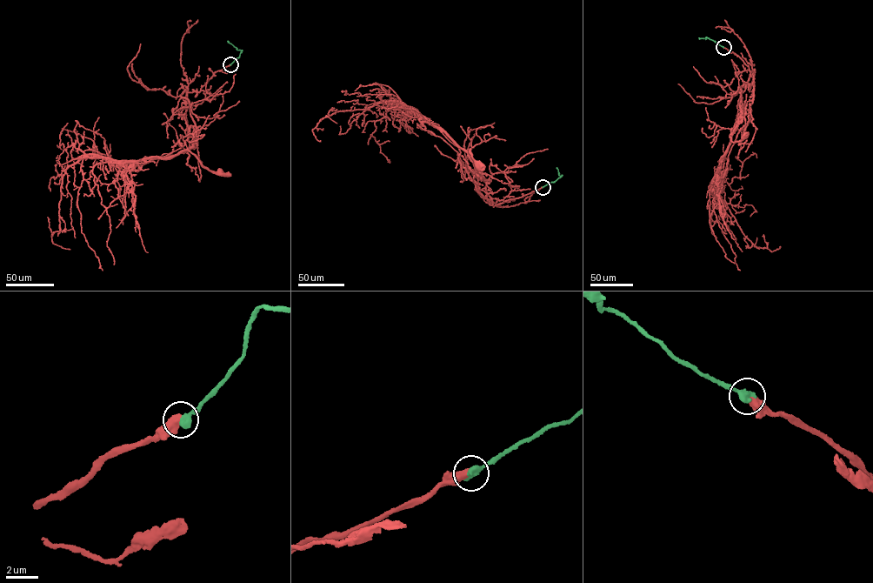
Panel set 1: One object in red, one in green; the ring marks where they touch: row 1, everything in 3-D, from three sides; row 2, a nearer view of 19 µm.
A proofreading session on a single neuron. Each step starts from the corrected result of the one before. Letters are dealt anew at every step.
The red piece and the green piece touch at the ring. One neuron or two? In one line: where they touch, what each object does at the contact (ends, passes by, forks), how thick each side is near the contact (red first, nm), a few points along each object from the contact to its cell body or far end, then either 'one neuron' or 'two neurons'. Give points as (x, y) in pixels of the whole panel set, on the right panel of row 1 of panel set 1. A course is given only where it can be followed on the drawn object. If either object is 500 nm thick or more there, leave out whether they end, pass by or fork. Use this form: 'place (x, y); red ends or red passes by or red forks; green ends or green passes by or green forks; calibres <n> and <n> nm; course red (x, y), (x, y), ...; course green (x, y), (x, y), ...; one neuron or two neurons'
place (723, 47); calibres 550 and 480 nm; course red (723, 47), (741, 58), (750, 72), (738, 88), (741, 117), (729, 136), (733, 142), (744, 135); course green (723, 47), (708, 37), (699, 37); two neurons

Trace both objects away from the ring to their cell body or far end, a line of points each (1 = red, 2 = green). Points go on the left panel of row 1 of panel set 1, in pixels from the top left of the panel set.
1: (230, 64), (213, 73), (199, 91), (180, 96), (196, 126), (187, 149), (207, 170), (220, 171)
2: (230, 64), (238, 57), (241, 50), (227, 40)

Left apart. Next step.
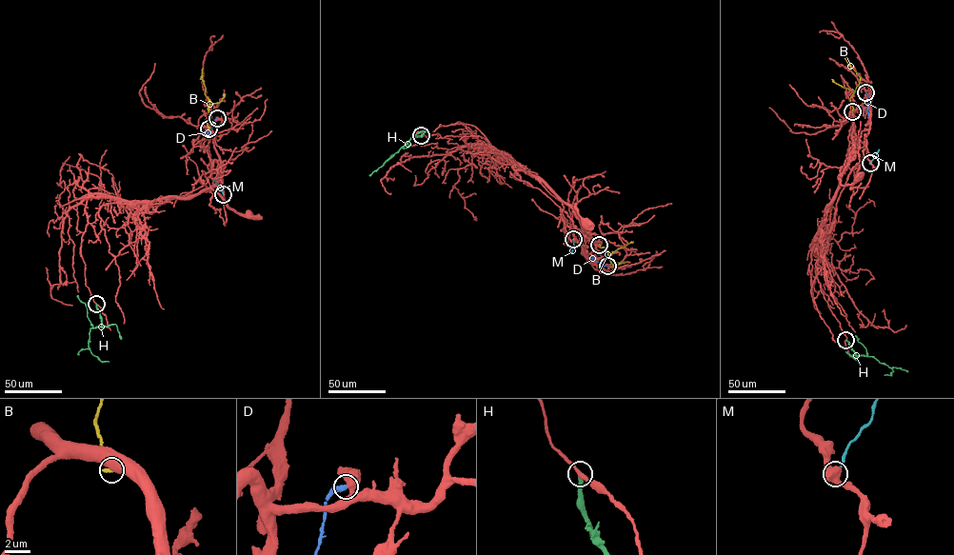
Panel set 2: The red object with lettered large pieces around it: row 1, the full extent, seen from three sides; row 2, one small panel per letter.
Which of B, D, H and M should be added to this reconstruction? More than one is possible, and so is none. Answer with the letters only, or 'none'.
none

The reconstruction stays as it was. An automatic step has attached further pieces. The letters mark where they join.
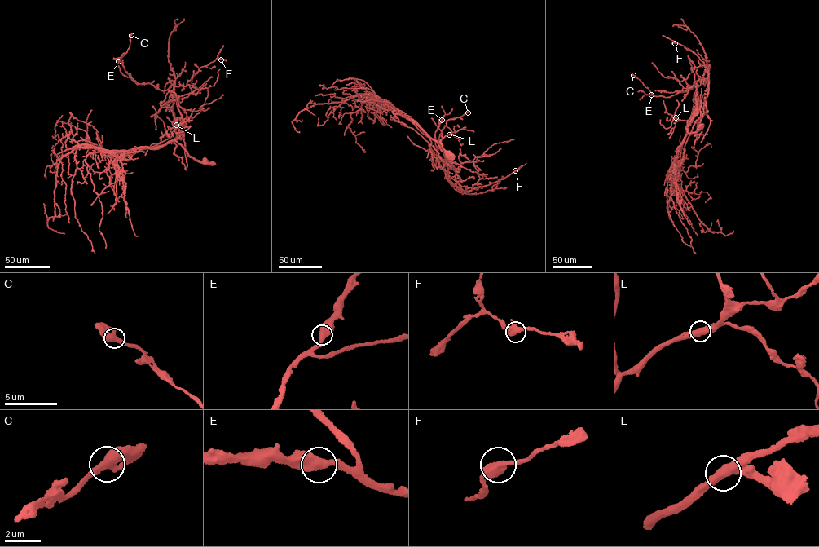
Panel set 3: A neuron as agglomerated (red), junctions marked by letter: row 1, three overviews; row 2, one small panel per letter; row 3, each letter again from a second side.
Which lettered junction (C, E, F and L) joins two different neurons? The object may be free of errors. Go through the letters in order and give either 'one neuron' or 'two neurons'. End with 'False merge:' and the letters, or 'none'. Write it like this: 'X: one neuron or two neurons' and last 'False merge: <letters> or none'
C: one neuron
E: one neuron
F: one neuron
L: one neuron
False merge: none

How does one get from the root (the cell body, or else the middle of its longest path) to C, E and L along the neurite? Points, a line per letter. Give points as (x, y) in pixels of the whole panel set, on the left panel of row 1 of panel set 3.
C: (205, 161), (195, 159), (174, 140), (182, 120), (176, 94), (121, 72), (117, 64), (130, 35)
E: (205, 161), (195, 159), (174, 140), (182, 120), (176, 94), (135, 82), (121, 73), (118, 61)
L: (205, 161), (195, 159), (174, 140), (169, 129), (176, 125)

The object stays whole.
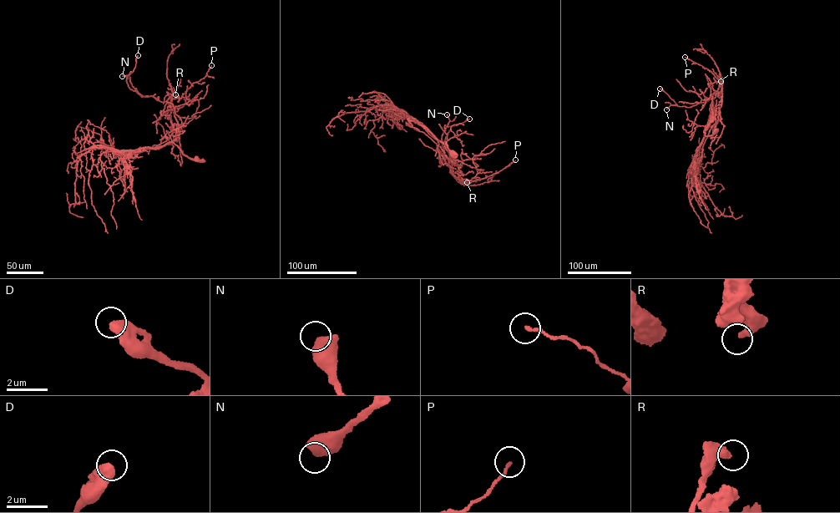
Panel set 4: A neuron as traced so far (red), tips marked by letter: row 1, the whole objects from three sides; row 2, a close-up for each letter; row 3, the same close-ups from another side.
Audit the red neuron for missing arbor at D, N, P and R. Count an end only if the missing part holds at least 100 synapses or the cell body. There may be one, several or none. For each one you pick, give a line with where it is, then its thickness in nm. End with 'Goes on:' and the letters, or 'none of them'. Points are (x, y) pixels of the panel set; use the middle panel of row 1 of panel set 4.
Goes on: none of them

